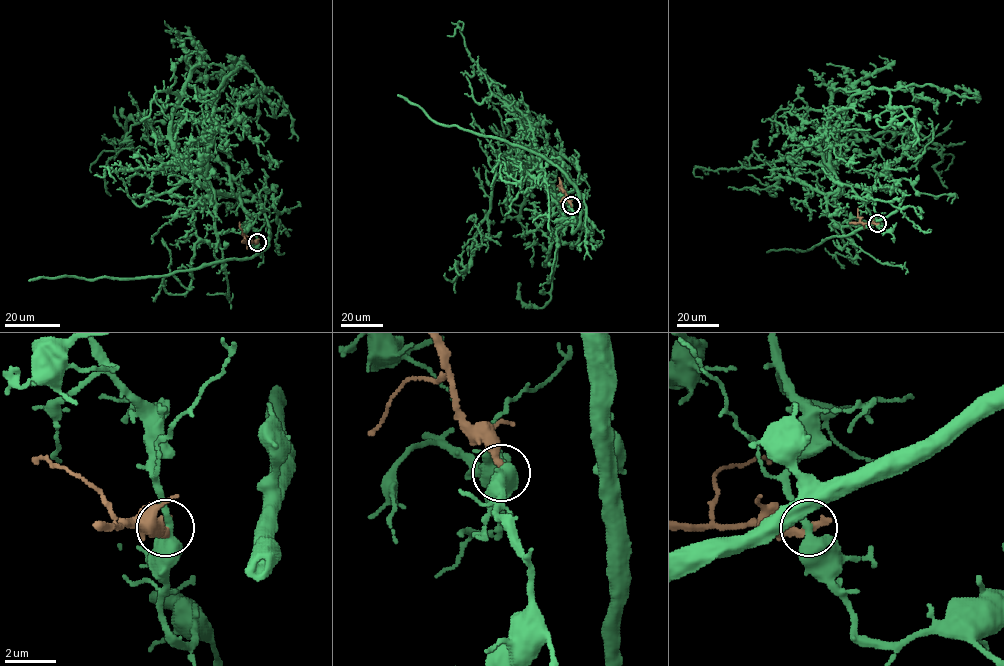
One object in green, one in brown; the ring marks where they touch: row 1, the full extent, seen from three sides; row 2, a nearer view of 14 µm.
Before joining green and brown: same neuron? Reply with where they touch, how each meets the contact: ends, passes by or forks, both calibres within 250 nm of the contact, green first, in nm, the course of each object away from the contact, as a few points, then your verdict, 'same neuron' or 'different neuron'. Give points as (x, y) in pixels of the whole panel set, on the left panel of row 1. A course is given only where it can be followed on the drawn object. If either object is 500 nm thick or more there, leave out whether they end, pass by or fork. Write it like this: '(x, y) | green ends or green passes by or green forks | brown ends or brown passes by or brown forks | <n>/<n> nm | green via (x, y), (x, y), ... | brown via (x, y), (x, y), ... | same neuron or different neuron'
(257, 242) | green passes by | brown ends | 400/400 nm | green via (257, 242), (241, 201), (206, 179), (217, 88), (247, 65), (238, 58), (230, 77), (202, 75), (189, 60) | brown via (257, 242), (247, 242), (239, 222) | different neuron

